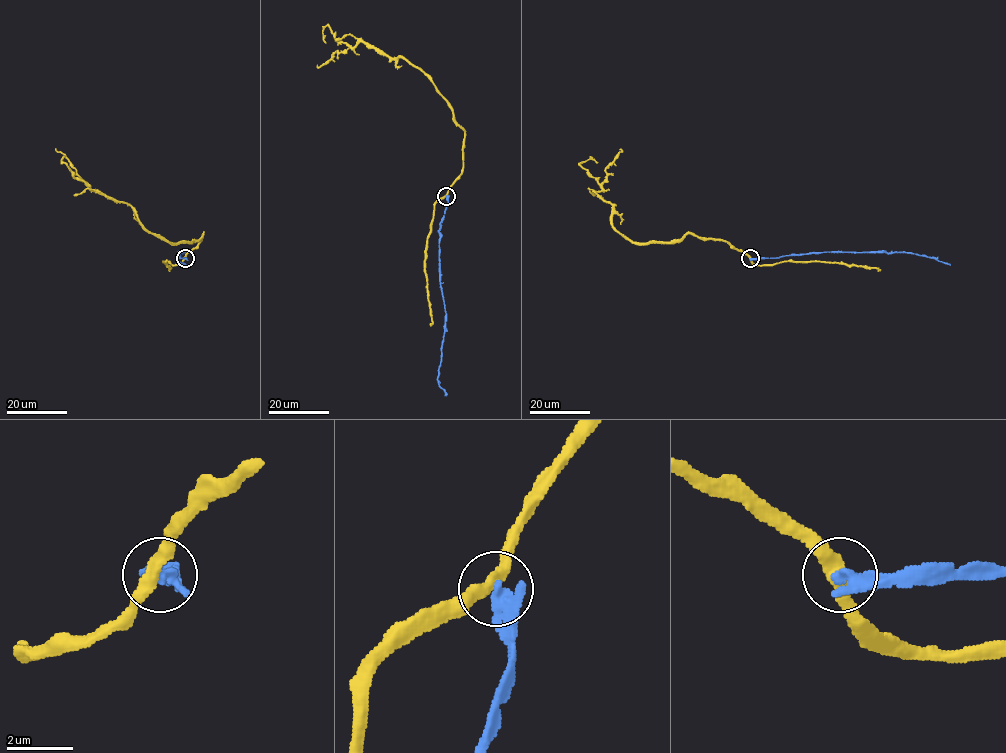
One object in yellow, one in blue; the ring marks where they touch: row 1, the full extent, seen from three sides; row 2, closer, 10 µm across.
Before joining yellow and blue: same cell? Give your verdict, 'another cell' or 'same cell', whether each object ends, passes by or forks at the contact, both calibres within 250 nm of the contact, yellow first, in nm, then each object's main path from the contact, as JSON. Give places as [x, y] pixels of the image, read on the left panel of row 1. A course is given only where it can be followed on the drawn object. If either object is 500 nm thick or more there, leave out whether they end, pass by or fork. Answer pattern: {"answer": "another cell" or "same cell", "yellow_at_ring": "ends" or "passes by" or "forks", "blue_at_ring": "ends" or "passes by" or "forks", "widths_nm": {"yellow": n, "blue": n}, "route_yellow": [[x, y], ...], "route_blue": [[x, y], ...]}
{"answer": "another cell", "yellow_at_ring": "passes by", "blue_at_ring": "passes by", "widths_nm": {"yellow": 380, "blue": 240}, "route_yellow": [[184, 258], [203, 234], [192, 242], [168, 243], [151, 234], [130, 205], [91, 189], [64, 162]], "route_blue": [[185, 258], [179, 258], [178, 252], [184, 252], [176, 257], [184, 265]]}

